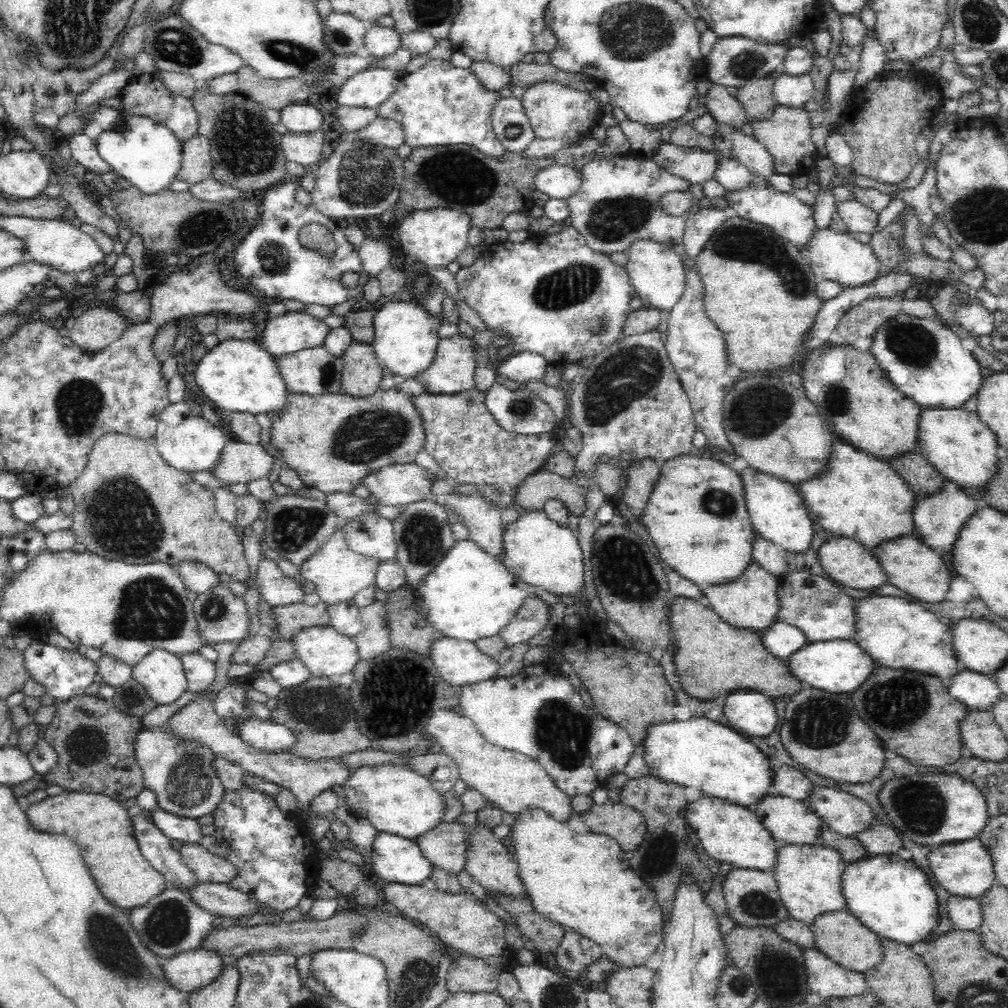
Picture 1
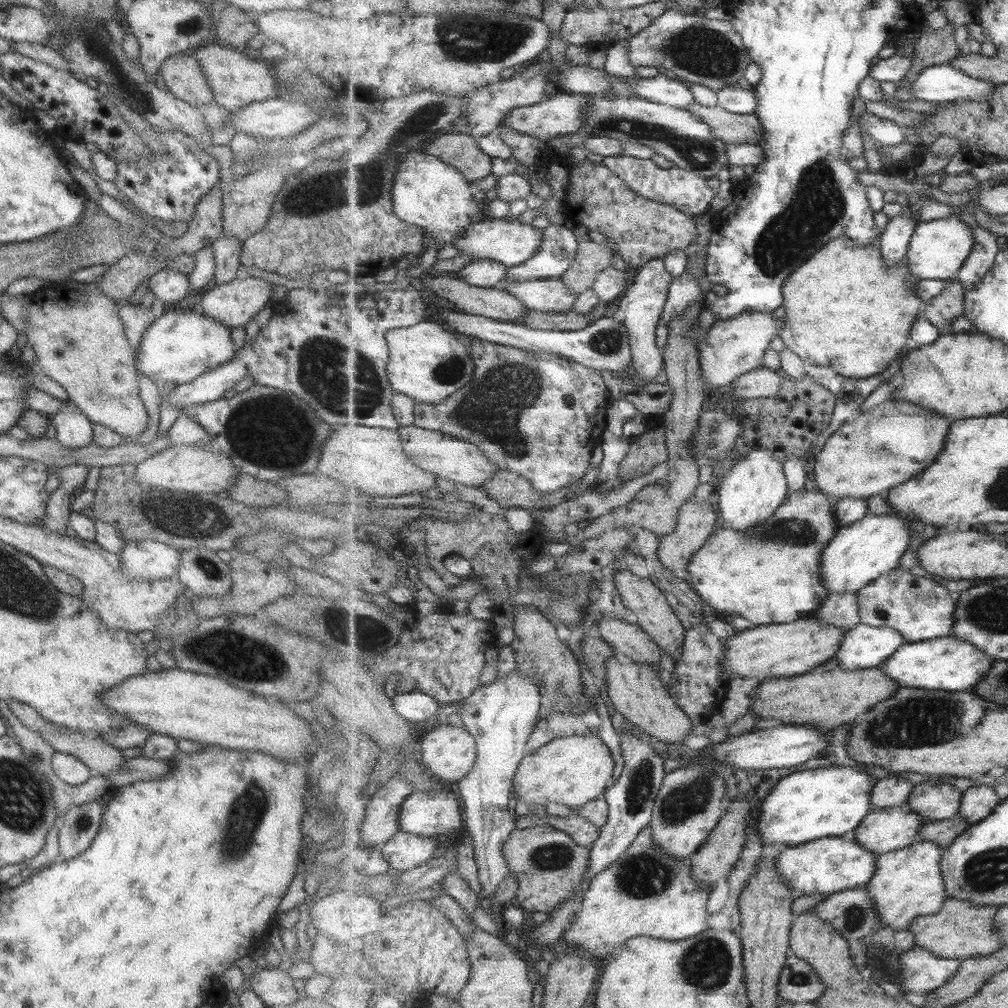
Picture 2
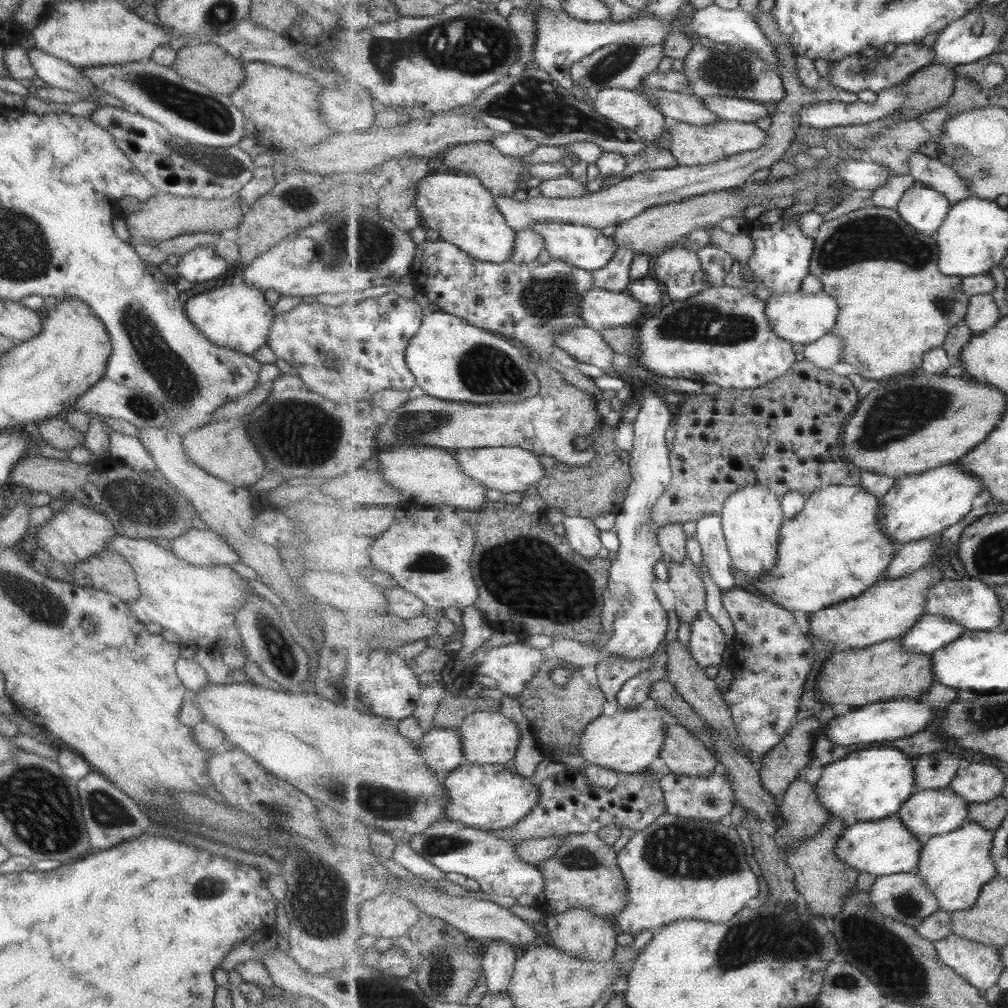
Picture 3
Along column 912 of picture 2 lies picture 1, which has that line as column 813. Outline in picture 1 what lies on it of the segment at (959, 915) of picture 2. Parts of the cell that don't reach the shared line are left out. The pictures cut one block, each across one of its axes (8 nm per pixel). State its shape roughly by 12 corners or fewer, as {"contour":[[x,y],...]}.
{"contour":[[850,910],[810,925],[816,950],[864,973],[884,961],[881,936]]}

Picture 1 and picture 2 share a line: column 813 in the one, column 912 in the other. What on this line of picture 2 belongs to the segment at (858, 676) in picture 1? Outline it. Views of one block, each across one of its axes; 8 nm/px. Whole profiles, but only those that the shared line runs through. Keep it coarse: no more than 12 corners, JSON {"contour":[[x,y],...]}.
{"contour":[[954,634],[907,642],[879,667],[903,686],[961,692],[993,657]]}

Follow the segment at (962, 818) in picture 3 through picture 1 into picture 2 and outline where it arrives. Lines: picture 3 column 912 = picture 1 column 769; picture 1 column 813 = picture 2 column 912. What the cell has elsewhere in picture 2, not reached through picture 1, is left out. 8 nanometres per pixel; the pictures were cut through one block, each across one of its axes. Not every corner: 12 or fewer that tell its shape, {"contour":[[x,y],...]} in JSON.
{"contour":[[908,805],[873,810],[855,839],[884,855],[923,842]]}

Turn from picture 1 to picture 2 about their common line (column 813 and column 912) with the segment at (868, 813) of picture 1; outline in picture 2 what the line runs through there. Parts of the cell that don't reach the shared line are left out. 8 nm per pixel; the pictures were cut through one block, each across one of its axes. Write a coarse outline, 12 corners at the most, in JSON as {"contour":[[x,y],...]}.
{"contour":[[923,781],[909,803],[925,822],[959,815],[964,793],[953,784]]}

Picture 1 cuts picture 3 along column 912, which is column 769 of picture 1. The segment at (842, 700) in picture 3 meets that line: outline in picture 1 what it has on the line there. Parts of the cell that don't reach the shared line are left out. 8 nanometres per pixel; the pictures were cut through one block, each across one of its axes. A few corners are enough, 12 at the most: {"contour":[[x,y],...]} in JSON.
{"contour":[[670,604],[684,691],[788,698],[802,682],[762,634]]}

